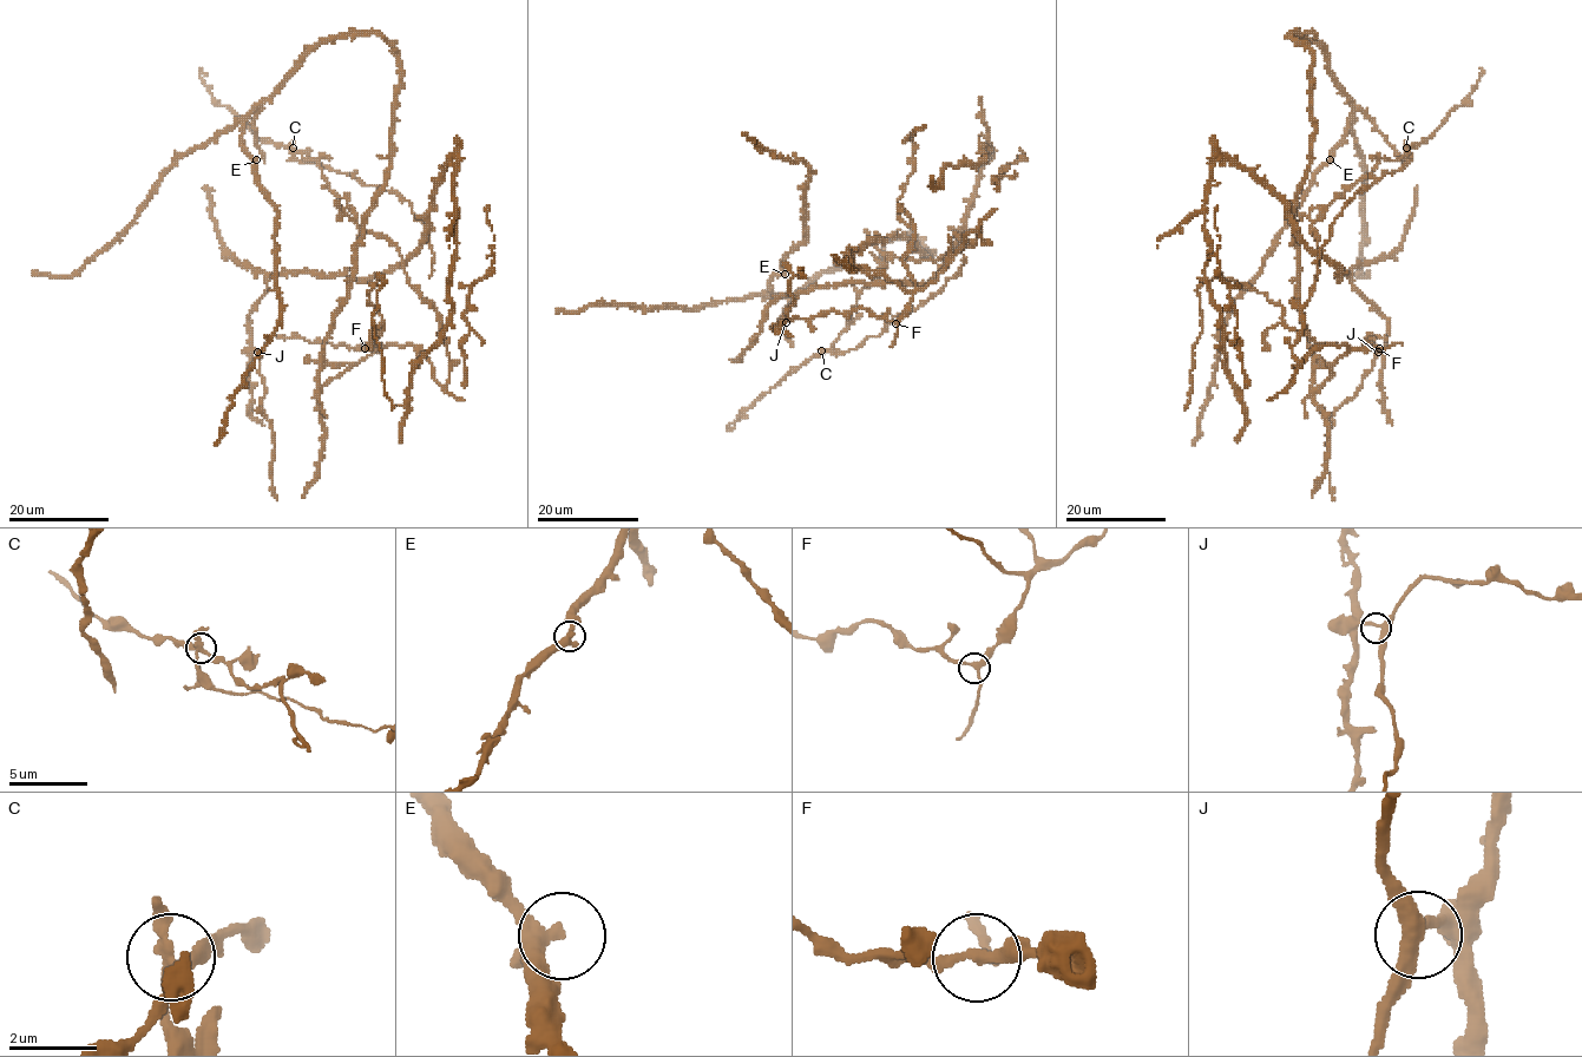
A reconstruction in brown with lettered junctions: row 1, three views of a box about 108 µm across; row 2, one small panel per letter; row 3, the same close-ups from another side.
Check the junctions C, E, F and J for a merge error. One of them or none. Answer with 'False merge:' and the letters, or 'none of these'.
False merge: C

